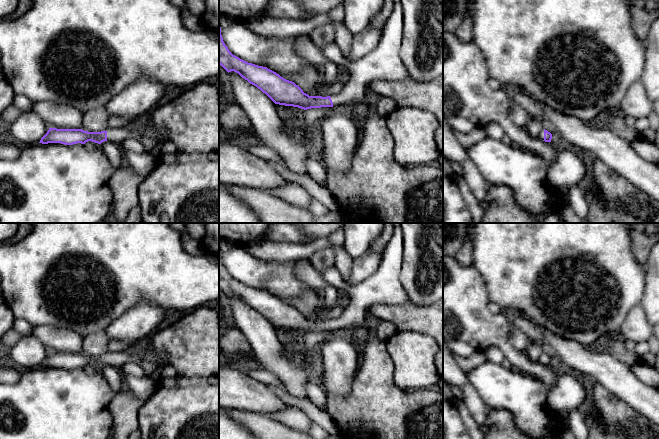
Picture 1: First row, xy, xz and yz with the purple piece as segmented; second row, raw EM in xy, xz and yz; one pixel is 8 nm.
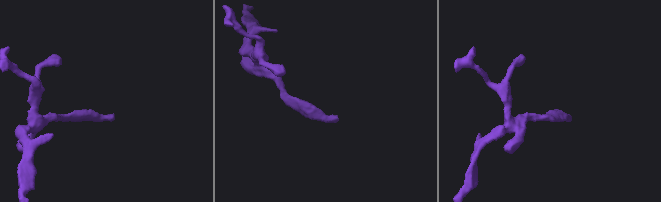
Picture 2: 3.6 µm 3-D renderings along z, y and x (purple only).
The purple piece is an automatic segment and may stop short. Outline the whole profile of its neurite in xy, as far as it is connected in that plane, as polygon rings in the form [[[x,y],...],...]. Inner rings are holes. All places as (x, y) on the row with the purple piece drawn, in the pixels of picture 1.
[[[132,126],[113,128],[101,132],[88,132],[82,129],[49,128],[39,143],[61,143],[65,145],[73,145],[77,143],[85,144],[88,141],[92,141],[101,144],[108,140],[121,145],[126,138],[139,139],[140,137],[141,134]]]

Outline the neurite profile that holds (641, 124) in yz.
[[[643,117],[635,120],[635,129],[637,131],[644,131],[648,129],[650,126],[649,124],[649,118],[648,117]]]

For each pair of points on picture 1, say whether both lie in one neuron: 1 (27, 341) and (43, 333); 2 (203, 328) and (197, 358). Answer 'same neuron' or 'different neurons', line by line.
1: different neurons
2: same neuron

